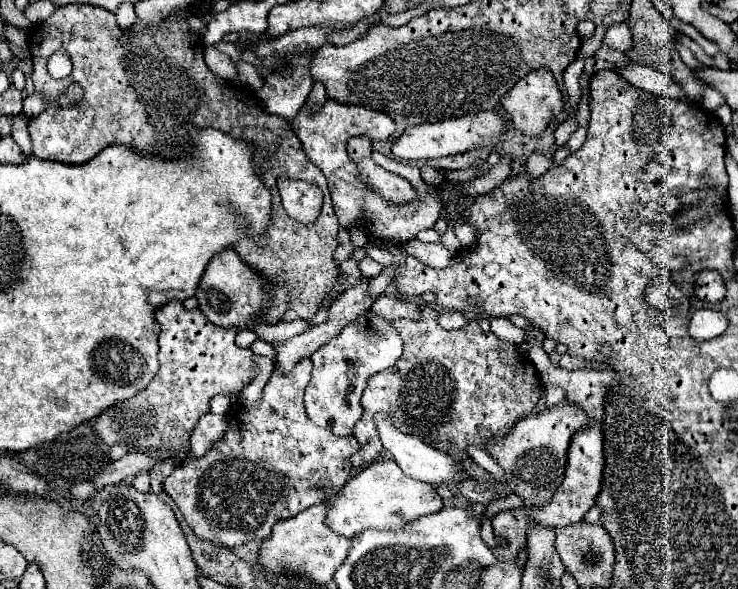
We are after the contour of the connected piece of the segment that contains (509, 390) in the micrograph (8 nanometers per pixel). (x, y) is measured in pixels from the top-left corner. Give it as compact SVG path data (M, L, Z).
M422 306L418 322L414 320L390 322L394 330L398 330L398 334L404 338L404 354L392 368L368 378L368 386L362 396L364 416L362 420L358 420L354 428L354 436L360 442L360 450L350 458L352 468L368 466L370 462L378 460L382 452L380 438L372 424L372 416L376 412L390 414L394 424L402 432L416 434L430 446L438 446L442 450L448 450L450 446L458 446L462 452L466 452L468 444L484 448L488 440L492 440L494 436L504 436L508 430L516 426L516 422L520 422L522 418L534 412L542 396L542 386L534 366L530 362L526 364L526 356L520 356L510 342L500 340L492 332L482 332L476 320L472 320L468 326L460 330L448 332L436 322L436 318L438 318L436 310L432 310L430 306Z

